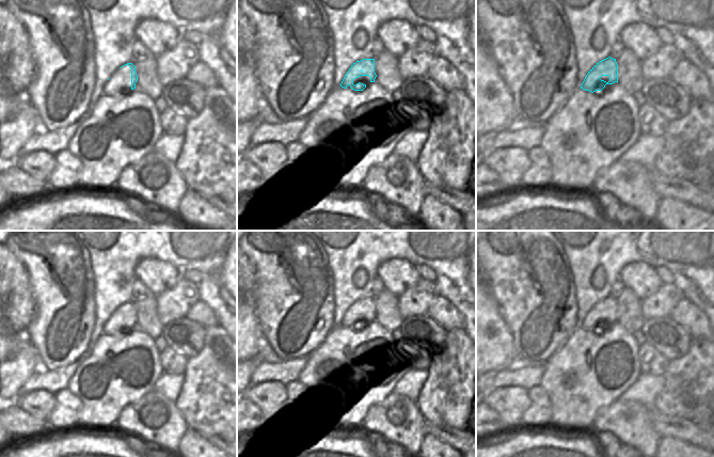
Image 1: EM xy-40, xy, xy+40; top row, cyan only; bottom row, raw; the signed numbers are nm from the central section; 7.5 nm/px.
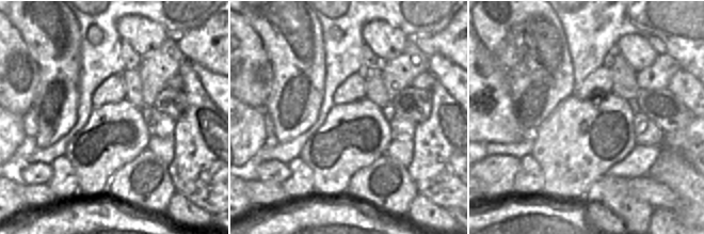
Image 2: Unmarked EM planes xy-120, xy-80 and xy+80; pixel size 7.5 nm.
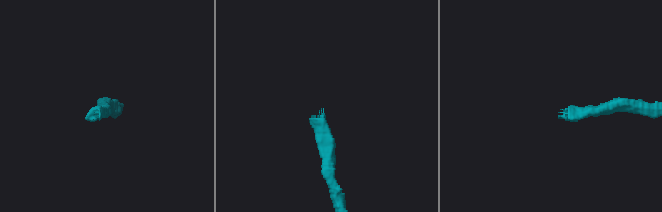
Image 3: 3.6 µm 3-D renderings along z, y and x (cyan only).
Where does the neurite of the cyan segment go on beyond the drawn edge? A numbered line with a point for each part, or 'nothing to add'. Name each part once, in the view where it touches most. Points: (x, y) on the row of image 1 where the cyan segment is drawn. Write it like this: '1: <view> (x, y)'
1: xy (363, 79)

